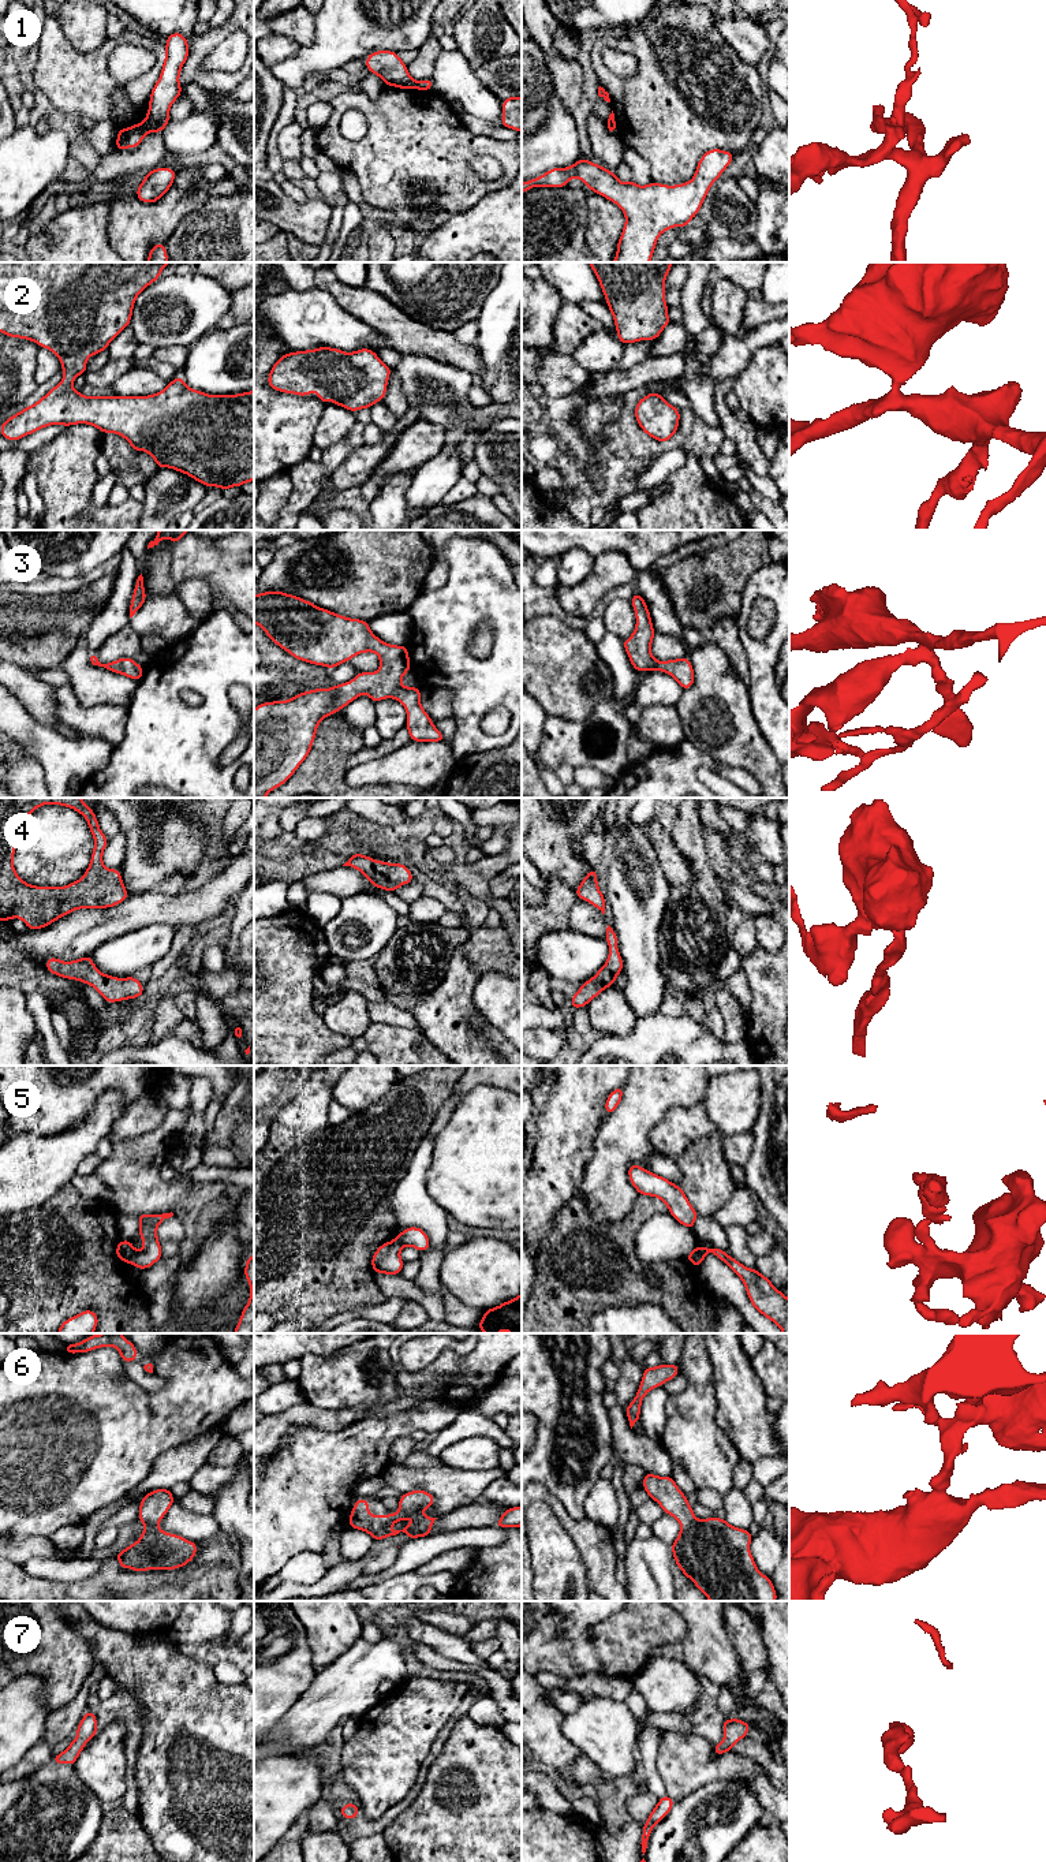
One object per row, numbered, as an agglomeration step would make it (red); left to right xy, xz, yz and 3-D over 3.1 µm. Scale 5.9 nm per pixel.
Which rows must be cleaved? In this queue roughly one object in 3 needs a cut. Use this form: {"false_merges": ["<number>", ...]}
{"false_merges": ["1", "5"]}

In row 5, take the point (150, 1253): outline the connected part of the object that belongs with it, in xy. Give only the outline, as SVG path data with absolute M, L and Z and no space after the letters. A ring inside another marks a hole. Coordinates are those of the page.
M172 1212L162 1214L147 1213L137 1216L139 1220L139 1238L143 1240L143 1249L134 1251L130 1260L131 1265L142 1270L152 1266L162 1257L161 1245L157 1239L157 1227L162 1220L172 1216Z

